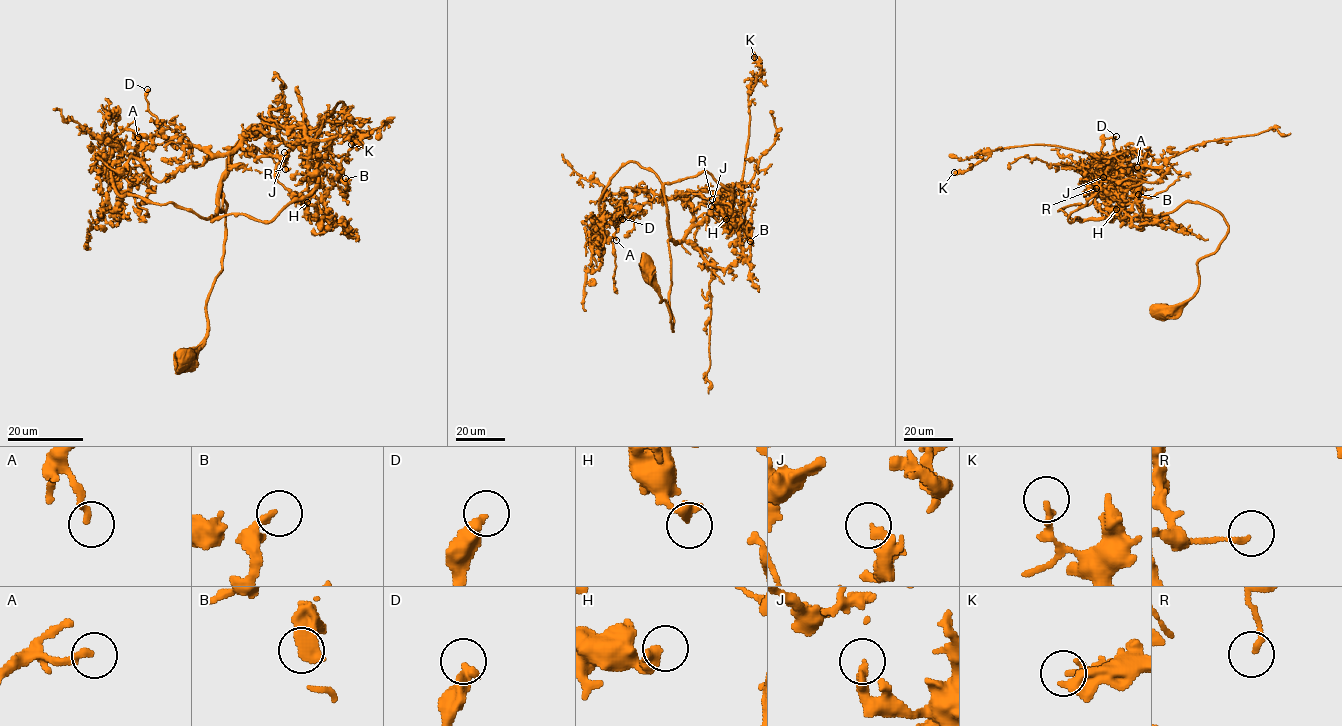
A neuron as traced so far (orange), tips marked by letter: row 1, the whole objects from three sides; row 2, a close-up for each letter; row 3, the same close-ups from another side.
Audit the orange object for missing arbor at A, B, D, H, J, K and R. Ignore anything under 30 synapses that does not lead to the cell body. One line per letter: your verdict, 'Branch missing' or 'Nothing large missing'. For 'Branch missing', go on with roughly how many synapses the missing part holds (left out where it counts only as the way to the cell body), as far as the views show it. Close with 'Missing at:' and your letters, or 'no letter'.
A: Nothing large missing
B: Nothing large missing
D: Nothing large missing
H: Nothing large missing
J: Nothing large missing
K: Nothing large missing
R: Nothing large missing
Missing at: no letter

